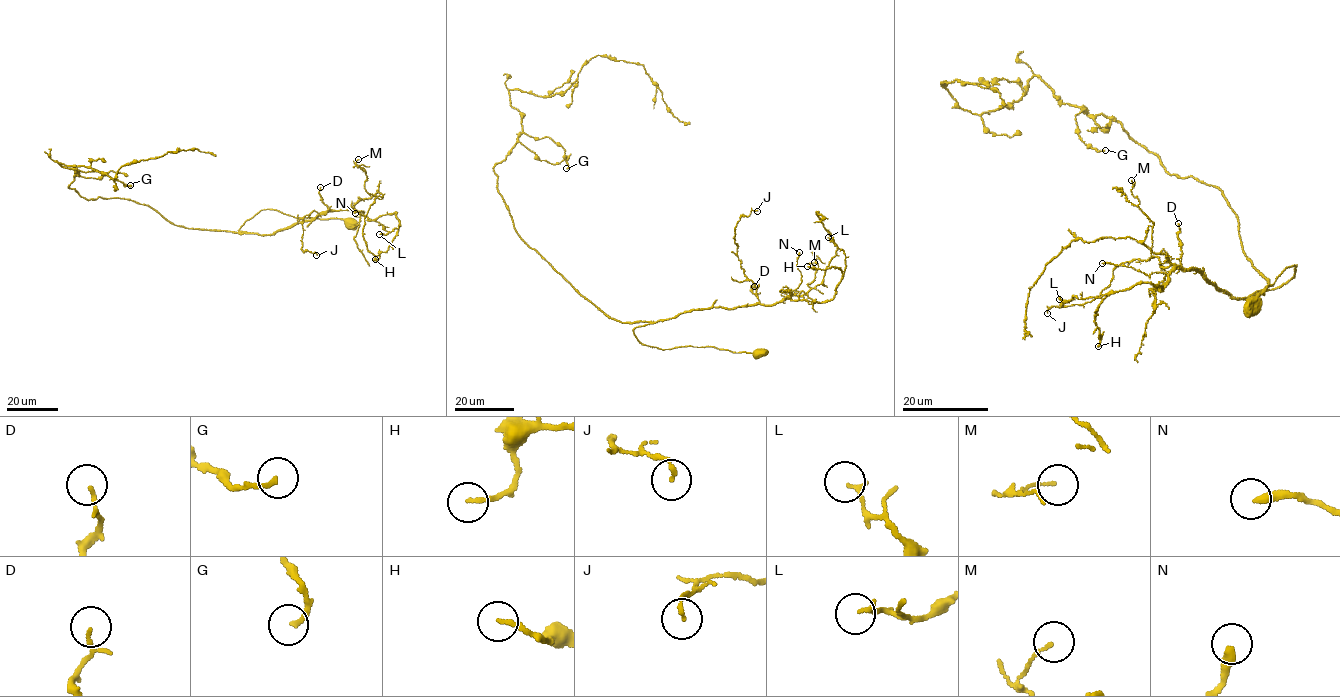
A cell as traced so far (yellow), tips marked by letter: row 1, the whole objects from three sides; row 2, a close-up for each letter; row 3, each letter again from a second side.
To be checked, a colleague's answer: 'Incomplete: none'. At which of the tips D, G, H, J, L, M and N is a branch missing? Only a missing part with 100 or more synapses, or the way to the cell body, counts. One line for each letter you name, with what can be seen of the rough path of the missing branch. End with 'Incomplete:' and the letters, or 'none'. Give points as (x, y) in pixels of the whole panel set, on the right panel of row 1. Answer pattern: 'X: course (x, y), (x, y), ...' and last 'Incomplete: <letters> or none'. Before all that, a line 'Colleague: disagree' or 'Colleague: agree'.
Colleague: agree
Incomplete: none

